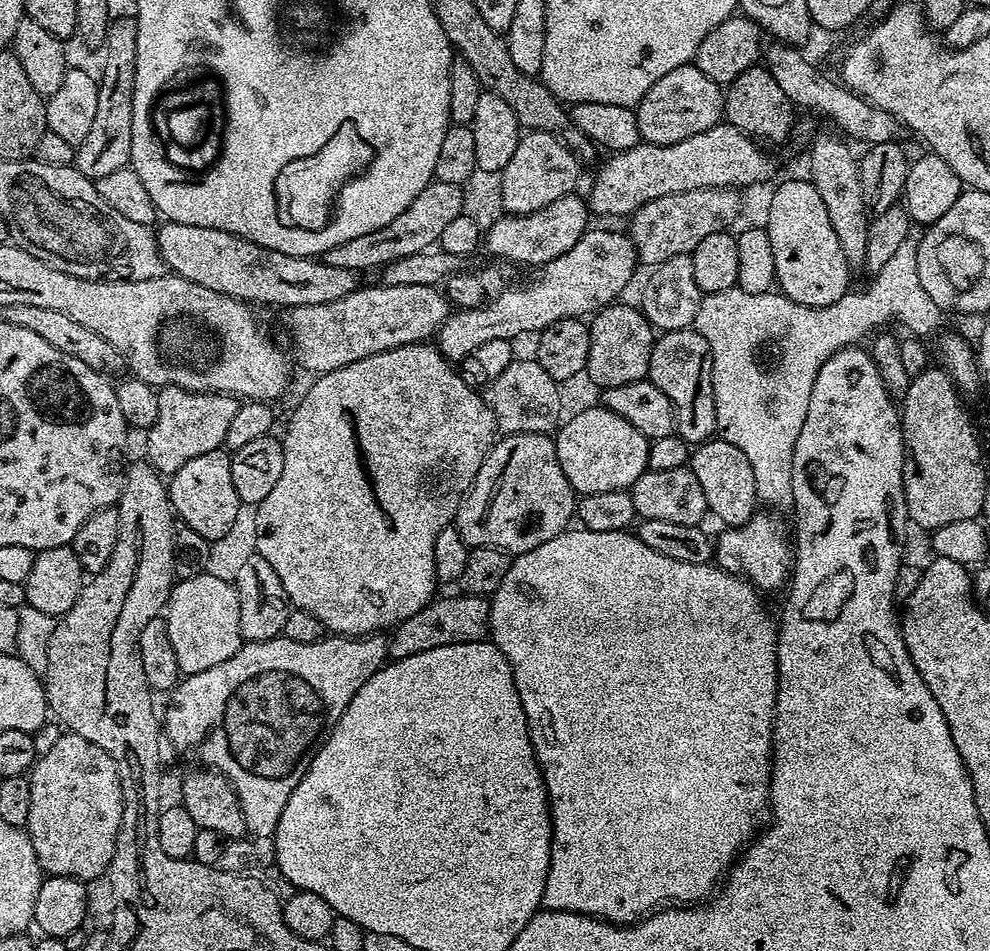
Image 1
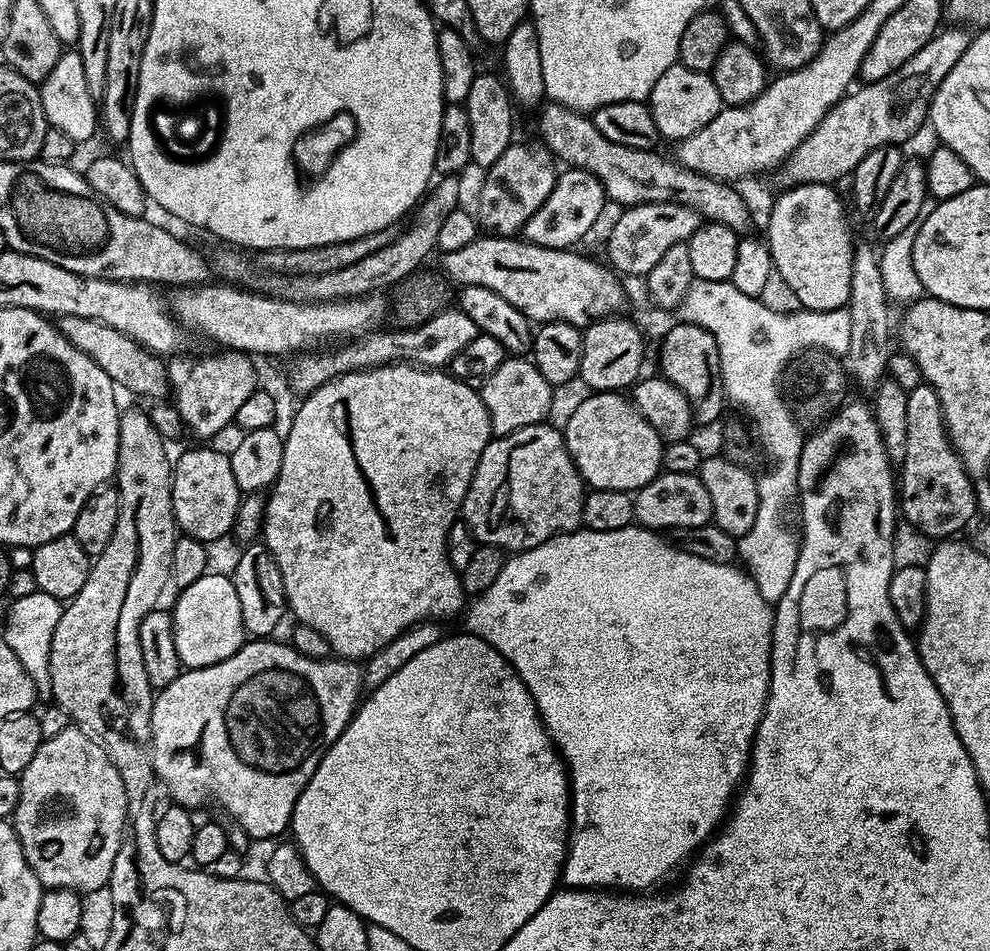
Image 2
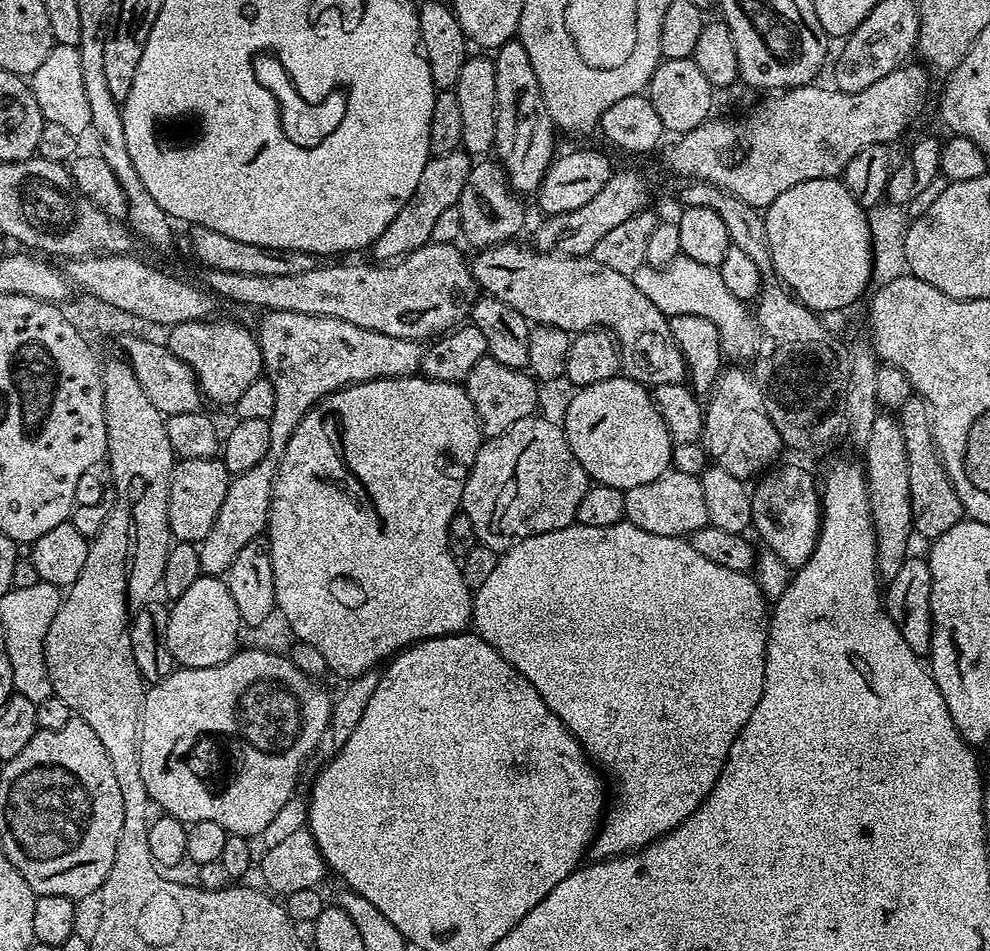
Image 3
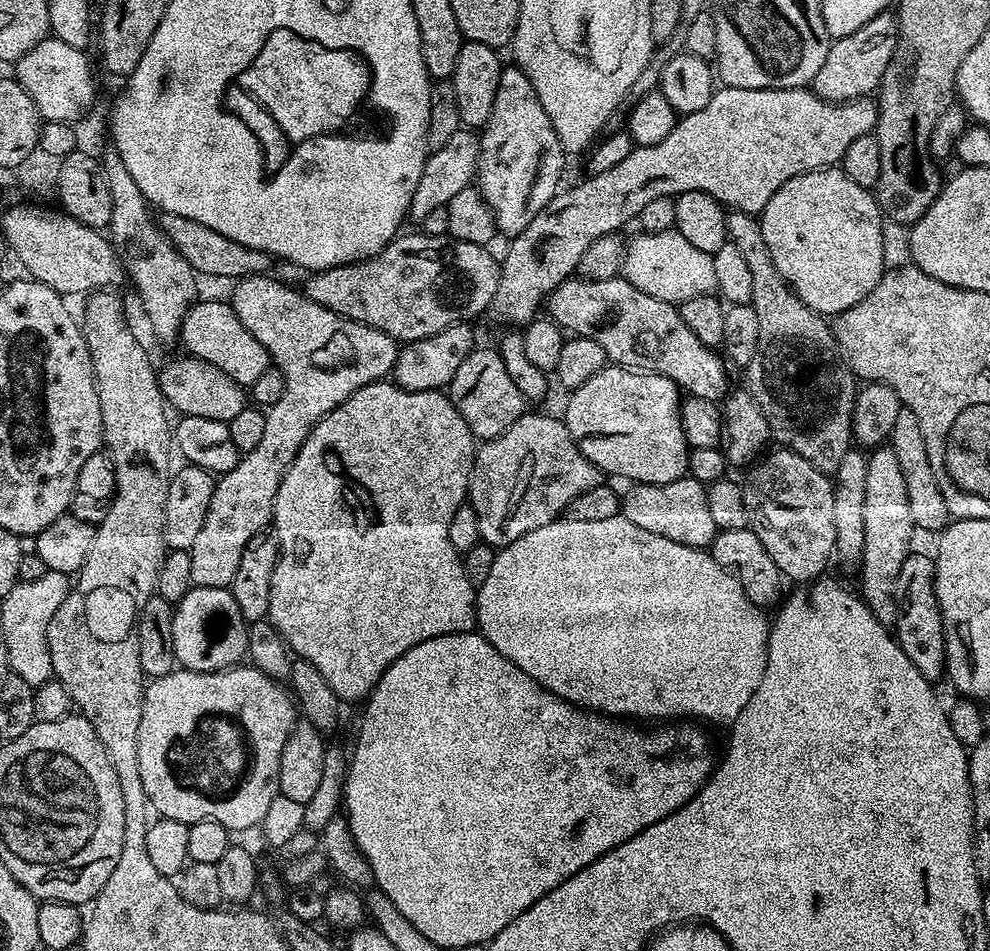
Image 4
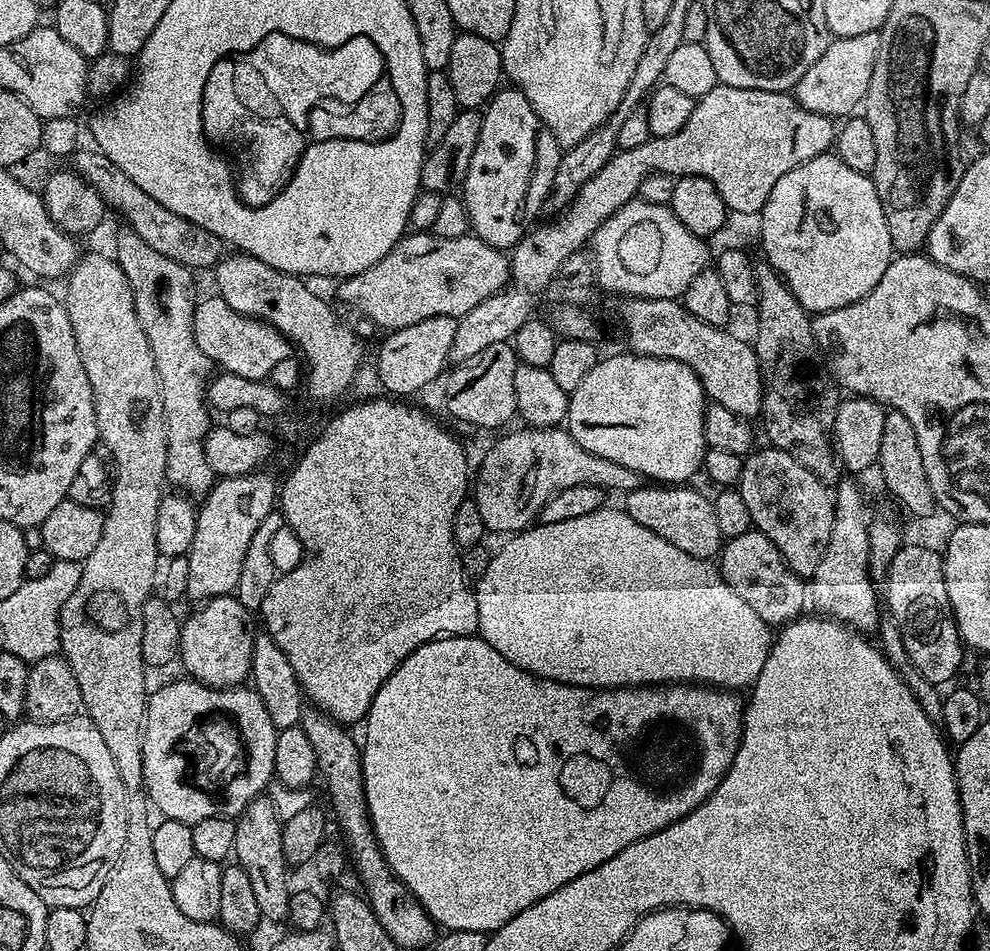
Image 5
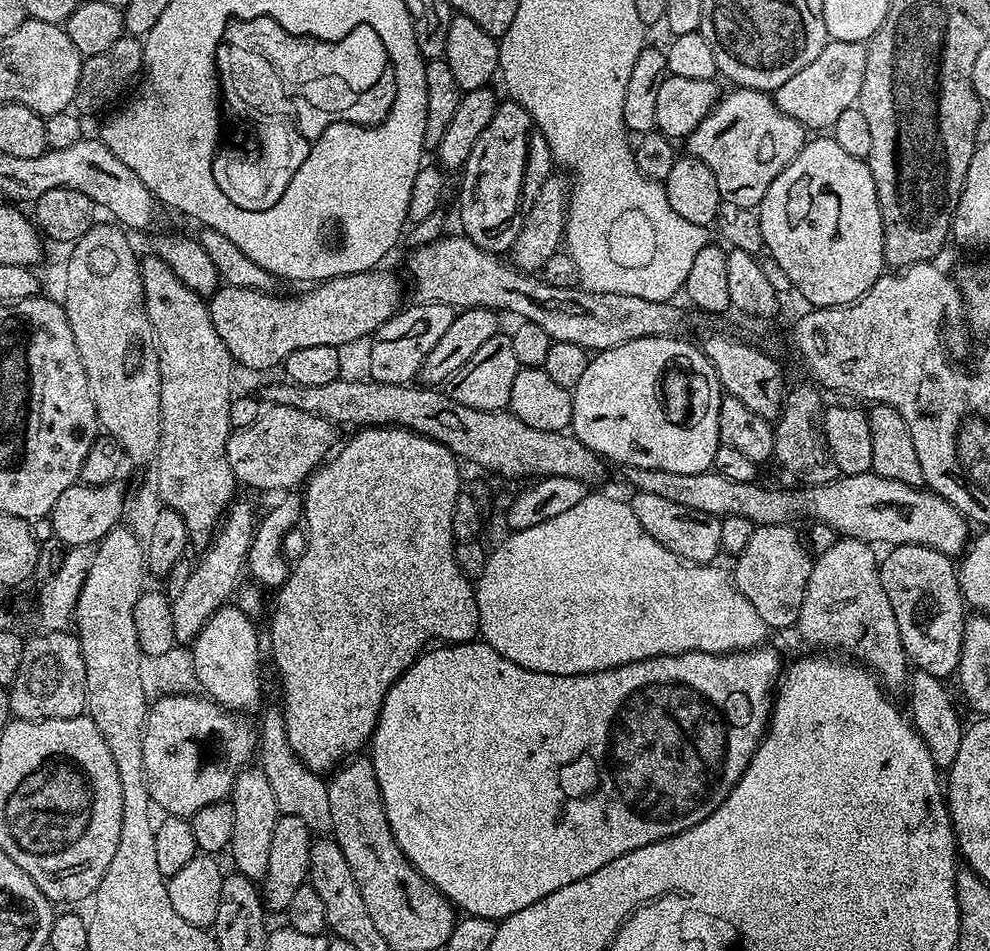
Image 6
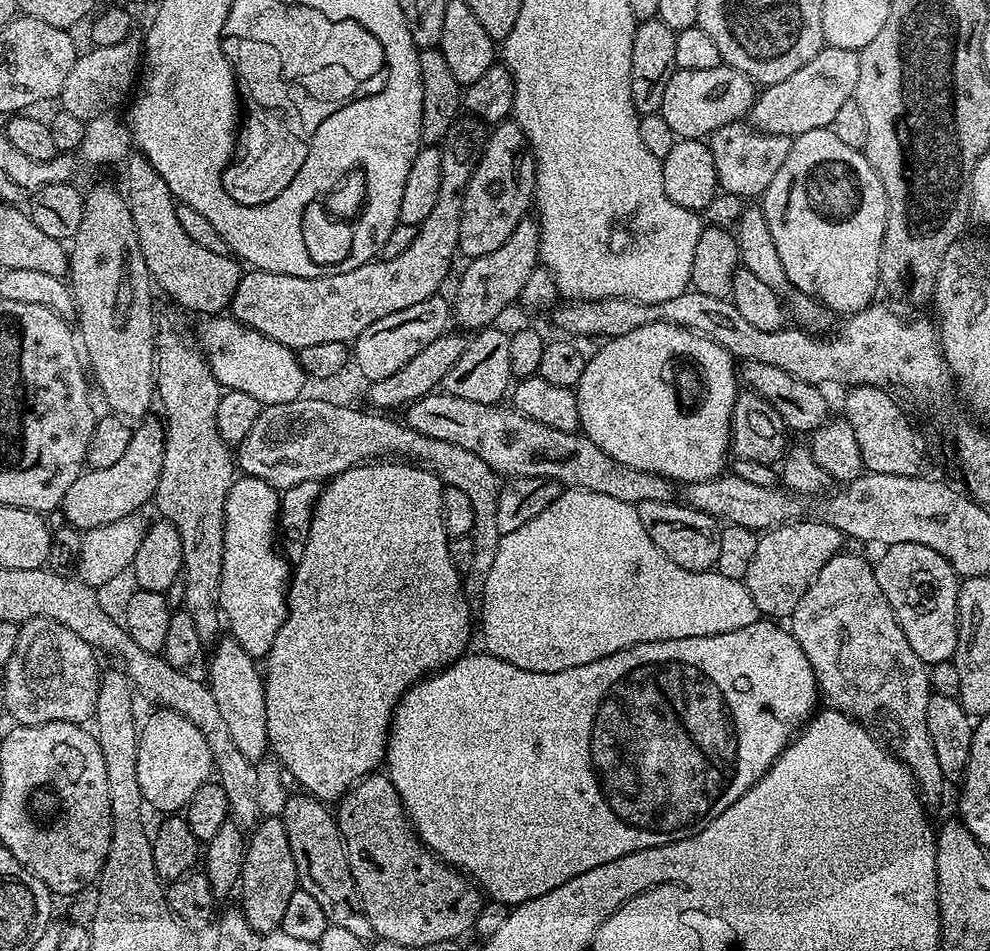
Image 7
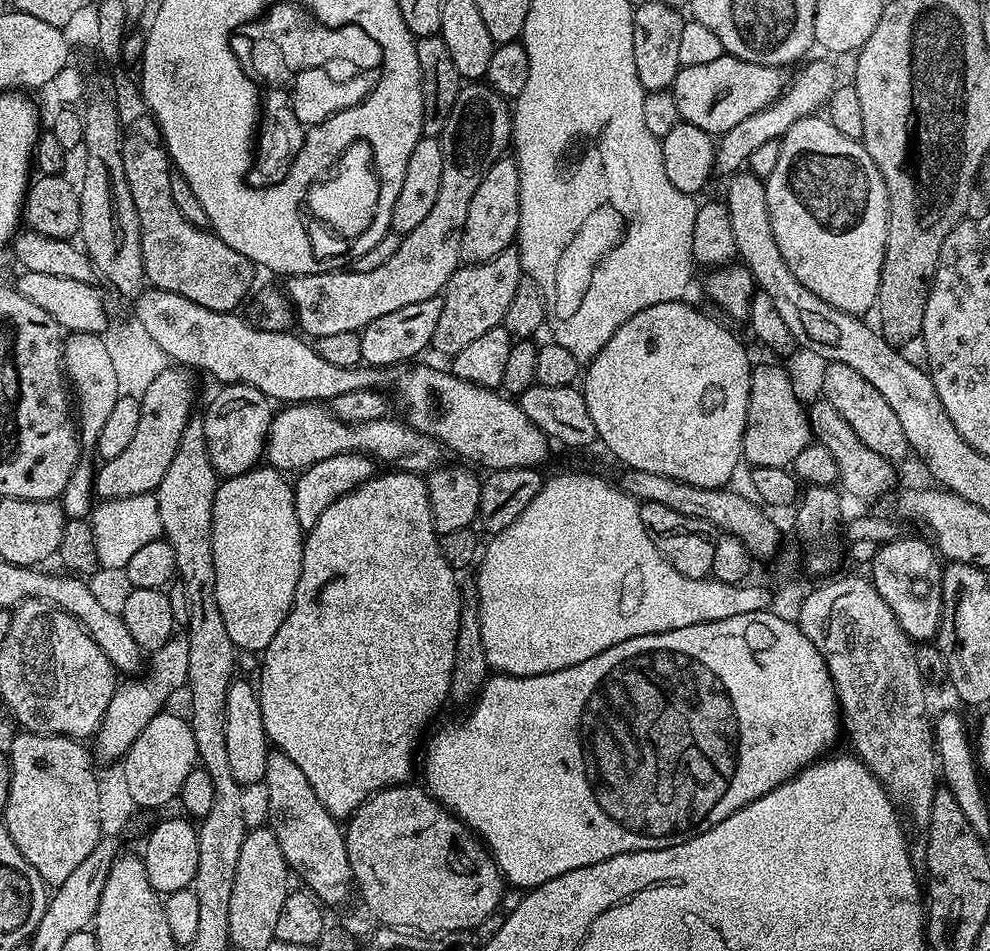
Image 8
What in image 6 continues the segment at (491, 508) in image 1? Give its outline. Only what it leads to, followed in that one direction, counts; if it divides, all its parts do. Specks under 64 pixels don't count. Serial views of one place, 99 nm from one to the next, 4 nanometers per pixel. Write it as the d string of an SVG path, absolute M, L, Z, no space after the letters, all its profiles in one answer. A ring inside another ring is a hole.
M628 468L626 474L636 492L654 494L677 506L702 510L711 516L750 518L750 522L757 526L788 524L805 516L809 522L819 522L850 540L862 540L873 546L921 544L949 558L959 557L970 543L970 521L954 506L950 506L946 498L931 490L882 478L873 471L853 476L841 474L834 482L825 484L792 486L796 488L763 488L760 482L730 482L730 478L722 478L722 474L714 470L698 474L674 474L670 470Z

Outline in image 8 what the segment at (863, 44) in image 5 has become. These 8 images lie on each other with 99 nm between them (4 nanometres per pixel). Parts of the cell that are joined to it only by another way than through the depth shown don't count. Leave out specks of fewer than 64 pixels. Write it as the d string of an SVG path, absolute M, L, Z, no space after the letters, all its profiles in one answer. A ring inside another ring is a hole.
M809 59L803 65L797 76L793 75L788 81L788 87L784 93L766 106L766 110L758 110L758 114L750 114L743 122L738 122L738 126L730 126L719 139L716 140L716 166L714 169L717 177L731 178L741 171L751 161L754 150L758 146L766 146L766 142L771 140L779 141L794 126L794 122L806 120L817 115L816 112L827 105L832 91L836 89L838 77L836 68L828 60Z

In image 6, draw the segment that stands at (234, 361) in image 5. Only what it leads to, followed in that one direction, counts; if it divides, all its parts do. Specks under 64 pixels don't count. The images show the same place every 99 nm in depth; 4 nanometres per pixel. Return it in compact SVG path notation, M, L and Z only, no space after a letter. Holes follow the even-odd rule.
M359 272L349 276L335 276L332 280L317 283L309 292L301 296L276 296L272 292L262 292L259 288L230 288L221 286L212 293L207 301L208 313L218 332L218 338L226 346L233 361L244 368L253 368L264 372L267 368L279 369L284 359L302 346L334 346L352 344L355 340L371 337L384 323L395 316L402 307L404 292L400 289L400 280L392 272Z

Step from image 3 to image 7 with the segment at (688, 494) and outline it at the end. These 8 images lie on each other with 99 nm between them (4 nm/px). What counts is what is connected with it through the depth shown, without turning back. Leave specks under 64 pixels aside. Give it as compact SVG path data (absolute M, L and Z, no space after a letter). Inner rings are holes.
M642 502L636 505L638 518L642 518L642 526L646 526L646 534L678 566L695 572L706 572L715 569L718 562L721 525L710 514L702 514L688 507L683 502Z

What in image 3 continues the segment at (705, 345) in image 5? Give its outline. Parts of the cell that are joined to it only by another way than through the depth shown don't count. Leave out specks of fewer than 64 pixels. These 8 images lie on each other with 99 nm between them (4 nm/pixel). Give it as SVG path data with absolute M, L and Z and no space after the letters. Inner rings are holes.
M509 242L479 249L470 260L473 281L485 293L502 298L506 306L514 306L533 325L558 326L569 334L589 332L592 328L611 332L620 347L623 371L640 384L685 383L684 351L670 330L669 317L638 290L631 276L618 274L618 270L610 270L610 266L602 266L588 256L565 256L529 248L523 248L520 242Z

